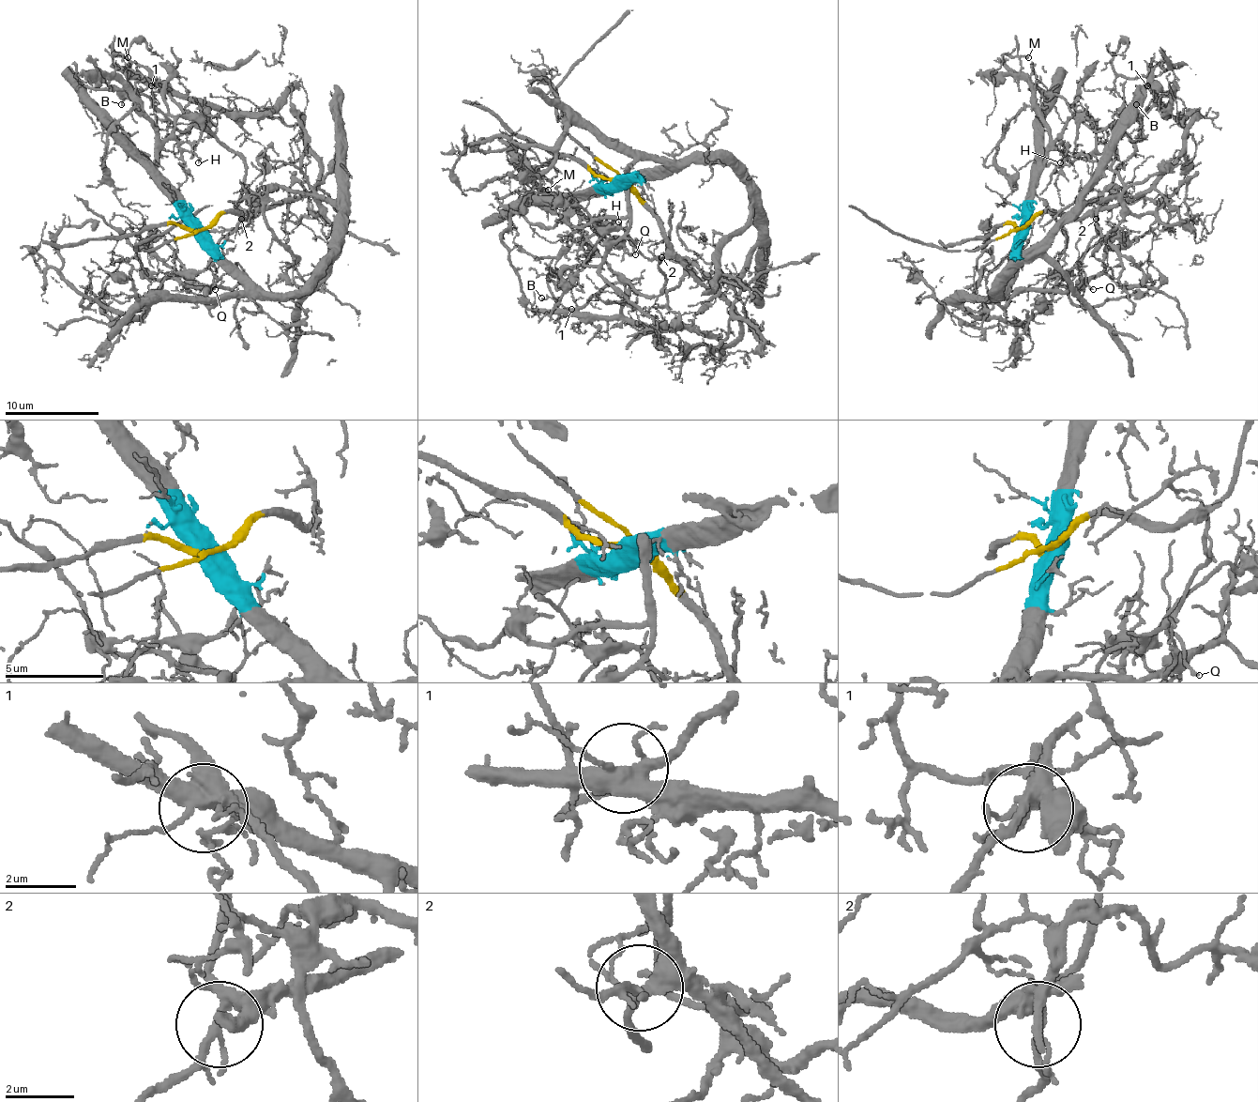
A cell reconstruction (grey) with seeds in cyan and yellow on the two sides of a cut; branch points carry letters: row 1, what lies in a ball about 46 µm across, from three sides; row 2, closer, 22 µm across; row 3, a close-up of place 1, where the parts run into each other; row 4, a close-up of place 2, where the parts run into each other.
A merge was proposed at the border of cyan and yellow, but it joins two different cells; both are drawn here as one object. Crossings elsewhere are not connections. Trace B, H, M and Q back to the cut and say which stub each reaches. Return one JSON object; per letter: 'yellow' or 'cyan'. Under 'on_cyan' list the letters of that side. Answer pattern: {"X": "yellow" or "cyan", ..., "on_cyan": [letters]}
{"B": "yellow", "H": "cyan", "M": "cyan", "Q": "yellow", "on_cyan": ["H", "M"]}

